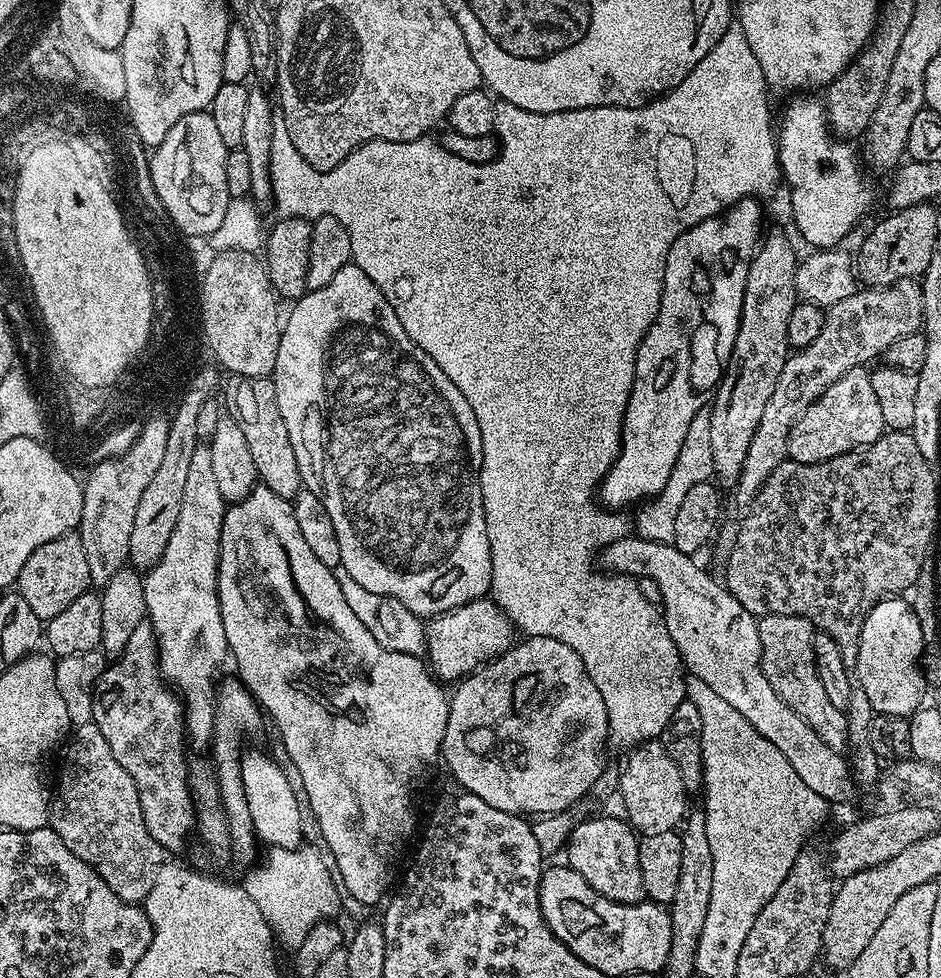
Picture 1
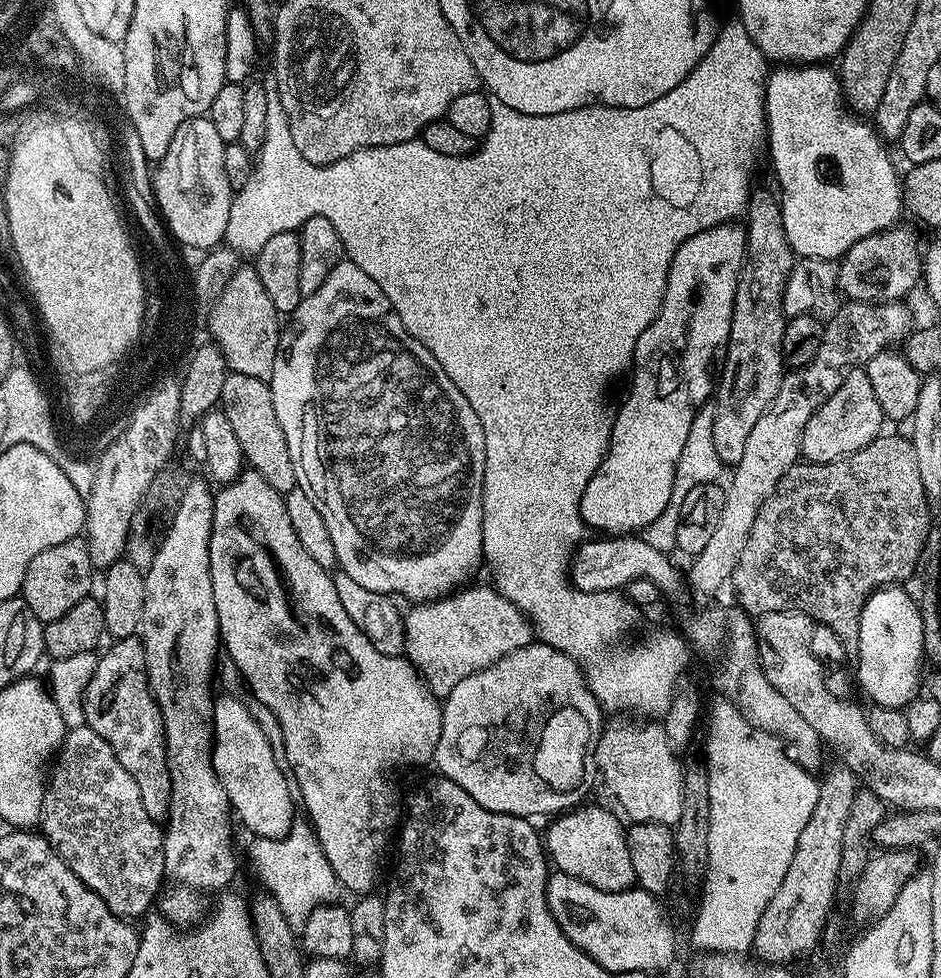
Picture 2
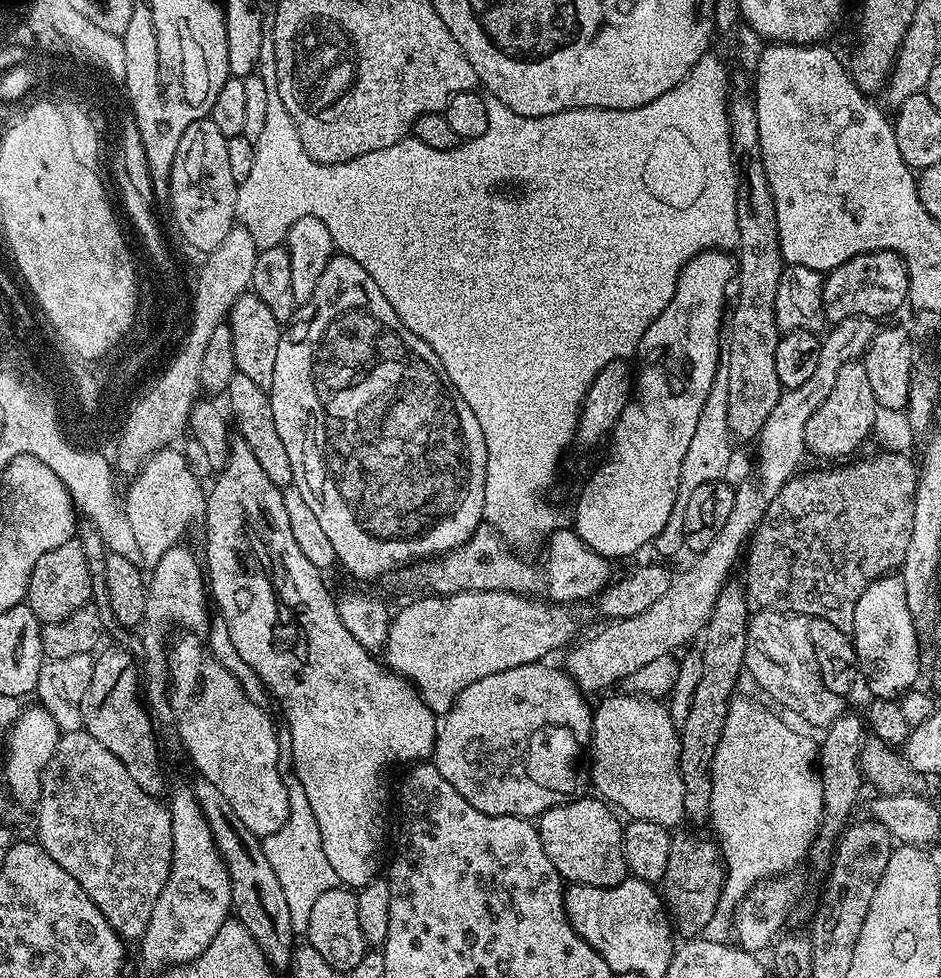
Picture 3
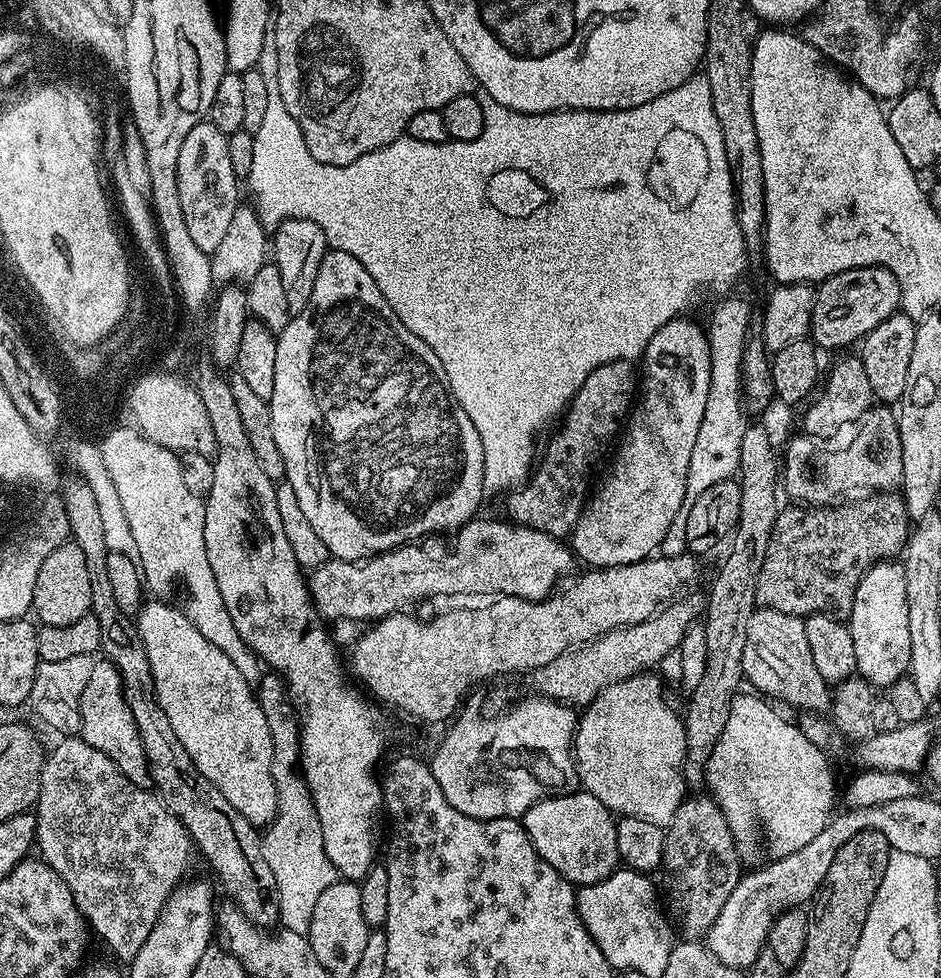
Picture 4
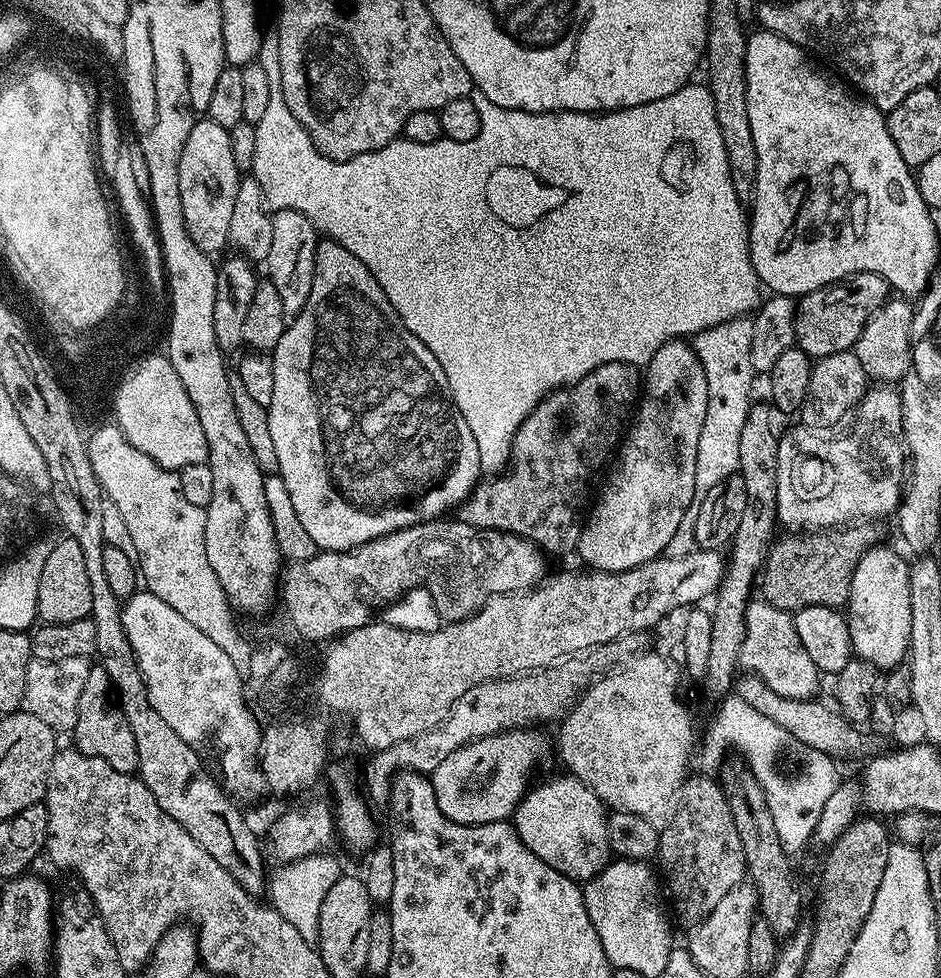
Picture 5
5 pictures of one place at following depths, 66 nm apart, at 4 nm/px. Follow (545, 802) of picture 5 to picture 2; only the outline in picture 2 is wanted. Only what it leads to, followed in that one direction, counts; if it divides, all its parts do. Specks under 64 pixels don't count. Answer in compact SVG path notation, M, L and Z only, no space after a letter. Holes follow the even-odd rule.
M587 804L557 815L551 821L548 836L546 832L546 852L555 871L570 874L607 892L621 892L633 887L636 884L634 866L630 863L628 833L625 825L620 825L621 817L616 817L608 808Z

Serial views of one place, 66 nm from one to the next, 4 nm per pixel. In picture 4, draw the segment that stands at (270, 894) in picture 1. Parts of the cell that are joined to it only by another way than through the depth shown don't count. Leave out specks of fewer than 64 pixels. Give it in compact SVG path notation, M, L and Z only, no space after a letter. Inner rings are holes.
M265 671L255 687L256 700L262 714L266 714L266 726L270 726L272 761L270 770L278 794L278 810L271 824L263 829L260 845L266 854L266 863L274 870L274 882L278 882L280 899L280 924L307 936L310 918L314 918L314 906L326 886L336 883L338 873L326 856L322 838L322 826L314 798L308 783L298 771L300 762L300 717L292 699L288 696L288 685L277 672Z

